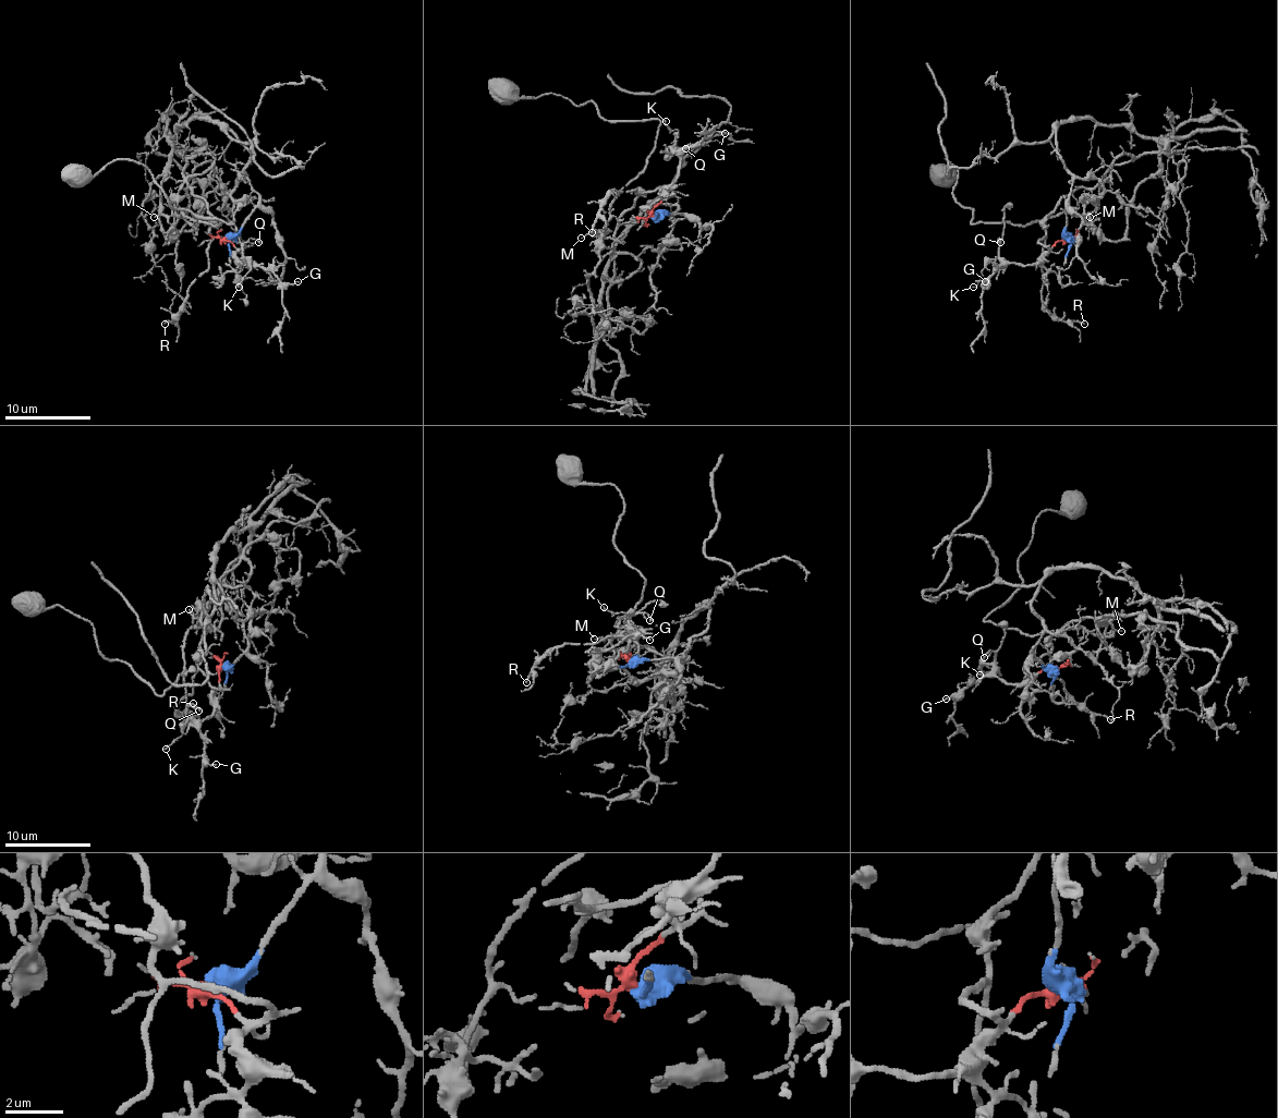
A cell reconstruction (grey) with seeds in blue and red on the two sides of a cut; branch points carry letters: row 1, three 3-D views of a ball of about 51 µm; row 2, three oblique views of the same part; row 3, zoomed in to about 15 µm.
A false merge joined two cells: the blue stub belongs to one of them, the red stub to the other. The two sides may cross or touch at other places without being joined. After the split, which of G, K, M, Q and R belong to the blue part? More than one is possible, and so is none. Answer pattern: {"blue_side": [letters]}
{"blue_side": ["M"]}

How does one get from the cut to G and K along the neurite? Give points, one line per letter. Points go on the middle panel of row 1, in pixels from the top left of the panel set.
G: (654, 216), (662, 192), (676, 179), (680, 155), (715, 132), (725, 134)
K: (654, 216), (662, 192), (676, 179), (680, 150), (676, 146), (678, 132), (665, 121)

